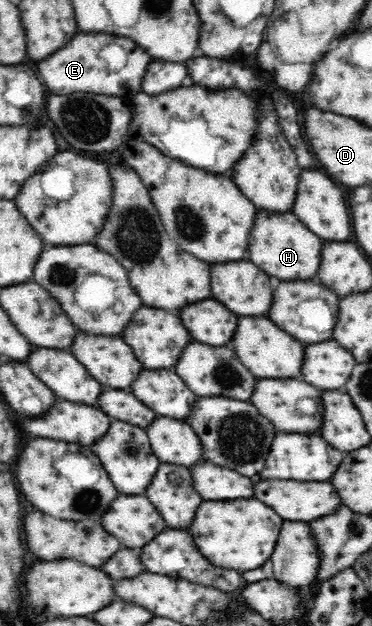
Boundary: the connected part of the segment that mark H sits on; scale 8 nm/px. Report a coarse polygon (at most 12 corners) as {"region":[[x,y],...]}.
{"region":[[260,211],[250,259],[282,281],[320,269],[324,241],[294,213]]}

